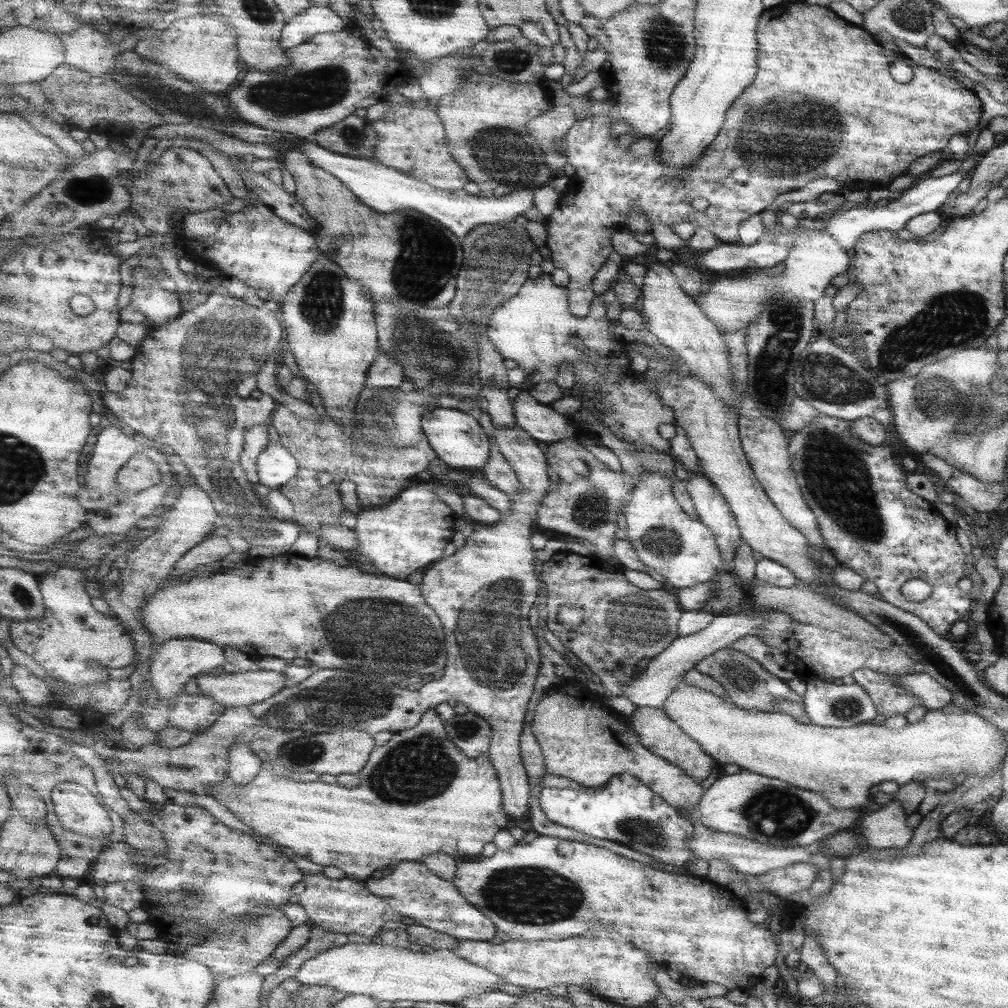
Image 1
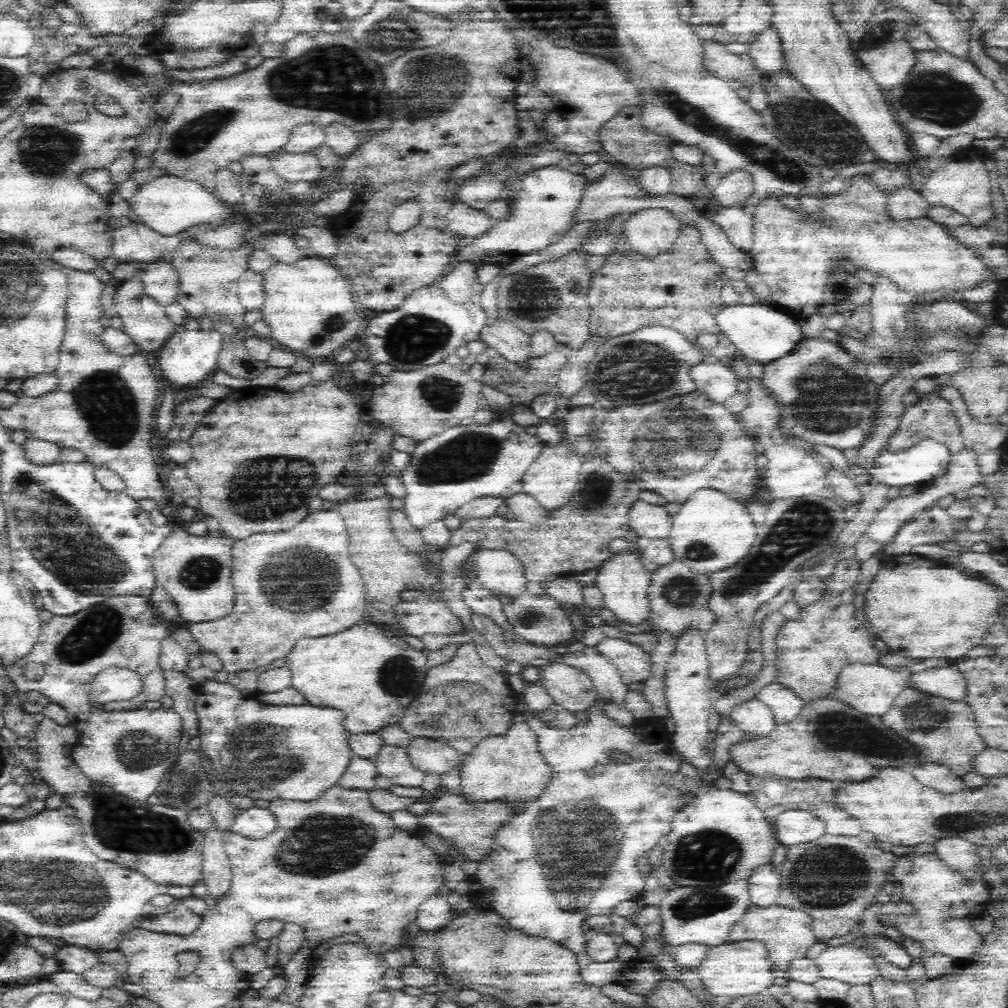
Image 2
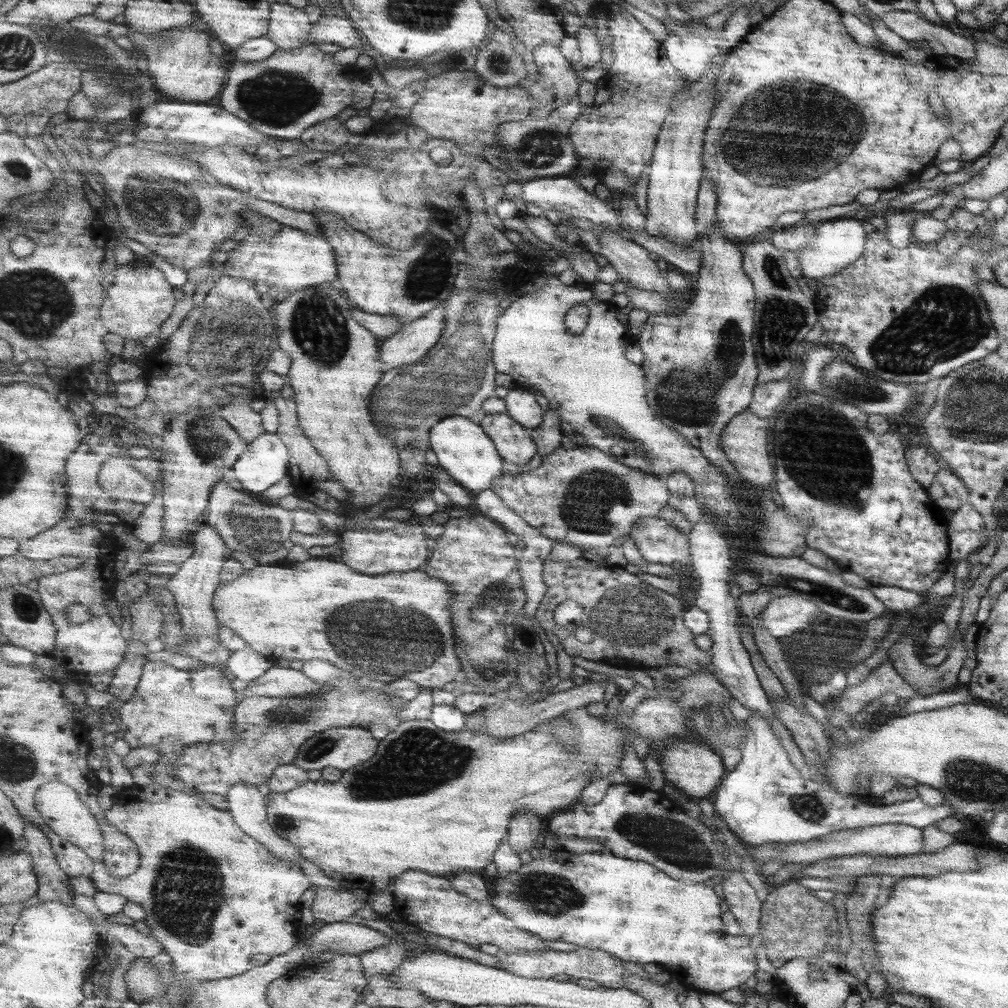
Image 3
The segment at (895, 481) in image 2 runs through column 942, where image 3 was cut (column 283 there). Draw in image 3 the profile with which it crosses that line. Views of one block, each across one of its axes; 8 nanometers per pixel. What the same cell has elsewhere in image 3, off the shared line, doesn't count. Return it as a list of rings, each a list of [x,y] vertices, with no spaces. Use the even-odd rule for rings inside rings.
[[[277,432],[263,434],[251,442],[247,452],[235,464],[235,480],[241,482],[243,490],[265,494],[289,474],[289,466],[289,446],[279,438]]]

